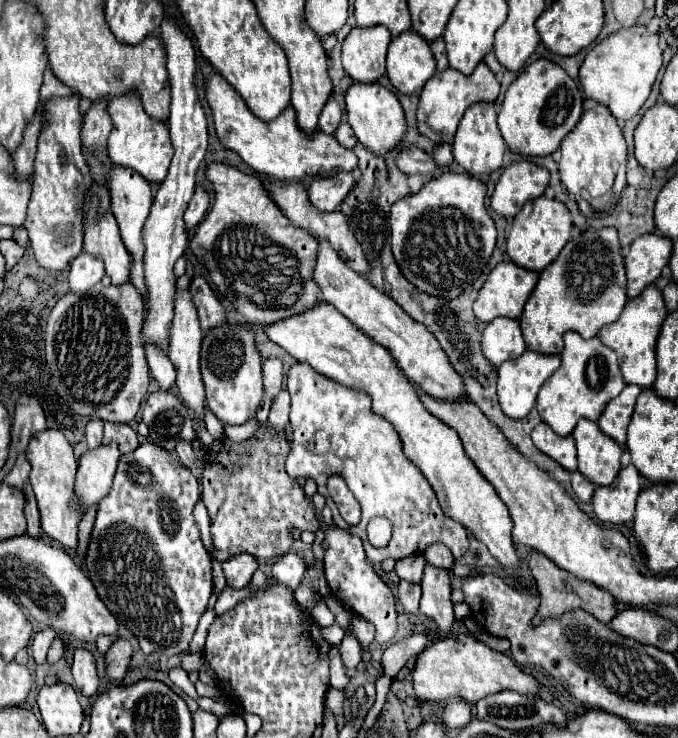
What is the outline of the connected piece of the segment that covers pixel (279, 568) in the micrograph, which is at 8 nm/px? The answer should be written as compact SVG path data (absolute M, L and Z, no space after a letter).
M294 552L284 554L274 566L272 566L272 578L284 586L288 586L290 590L296 590L302 574L306 572L306 564L304 560L300 560Z

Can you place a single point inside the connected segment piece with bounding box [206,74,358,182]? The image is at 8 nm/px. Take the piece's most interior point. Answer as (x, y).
(280, 149)

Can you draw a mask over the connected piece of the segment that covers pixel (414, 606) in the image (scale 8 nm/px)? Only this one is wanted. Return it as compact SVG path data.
M402 580L396 586L396 592L398 592L398 600L404 606L404 610L408 614L416 614L418 612L418 602L420 602L420 586Z

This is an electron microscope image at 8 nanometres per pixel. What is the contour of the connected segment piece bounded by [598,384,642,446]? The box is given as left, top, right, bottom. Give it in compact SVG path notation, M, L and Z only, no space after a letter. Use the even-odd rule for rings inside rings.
M628 384L616 398L608 402L602 416L598 418L598 426L602 428L602 432L616 440L620 446L626 444L626 428L630 424L630 416L640 392L642 392L640 386Z

